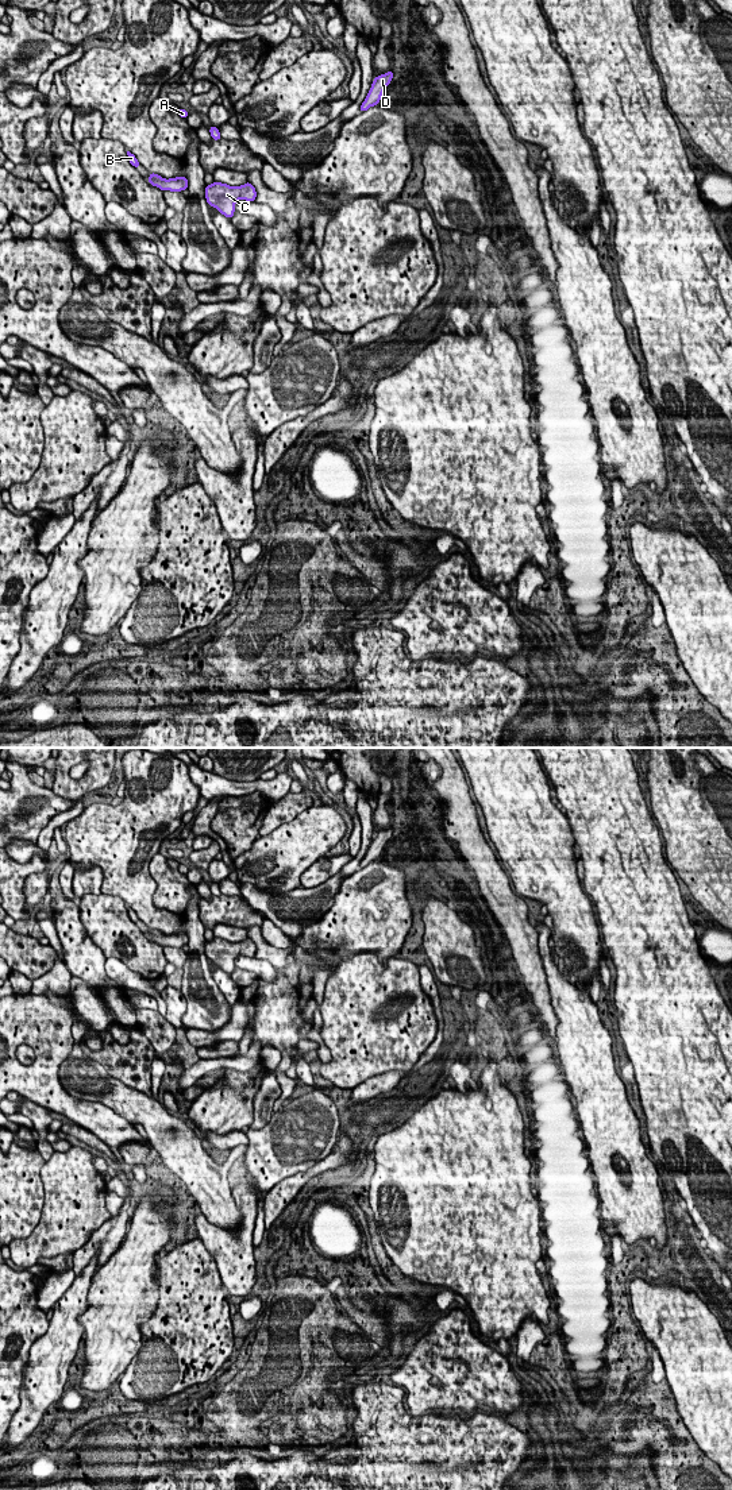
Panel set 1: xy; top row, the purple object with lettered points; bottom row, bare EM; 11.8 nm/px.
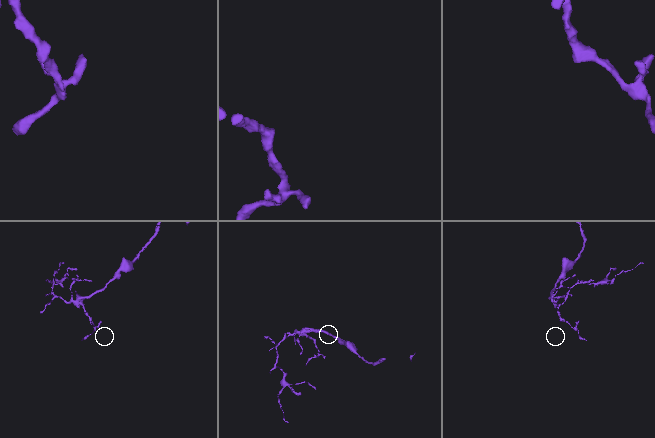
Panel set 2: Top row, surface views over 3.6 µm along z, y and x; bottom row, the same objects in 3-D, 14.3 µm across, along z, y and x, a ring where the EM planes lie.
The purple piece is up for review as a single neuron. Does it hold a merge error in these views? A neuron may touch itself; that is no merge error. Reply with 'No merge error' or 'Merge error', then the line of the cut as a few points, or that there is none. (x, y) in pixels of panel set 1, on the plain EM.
No merge error. No split

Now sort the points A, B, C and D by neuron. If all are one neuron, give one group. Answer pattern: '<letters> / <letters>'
A B C D

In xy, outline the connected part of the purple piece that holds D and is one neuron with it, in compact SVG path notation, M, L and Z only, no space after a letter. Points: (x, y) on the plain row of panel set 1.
M389 826L385 830L378 831L378 833L374 833L371 844L359 864L361 868L367 866L370 862L378 861L381 852L382 852L385 844L392 838L392 834L393 834L392 826Z

